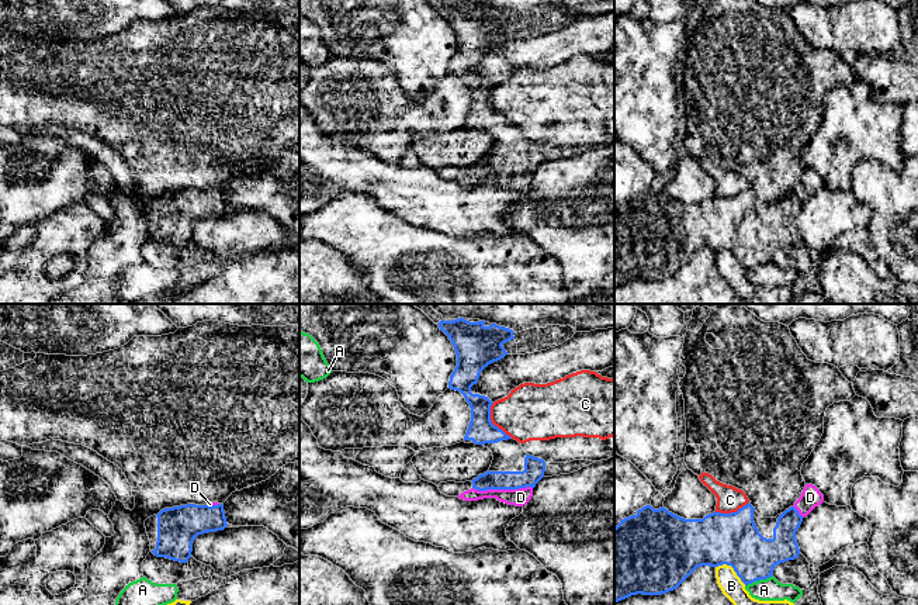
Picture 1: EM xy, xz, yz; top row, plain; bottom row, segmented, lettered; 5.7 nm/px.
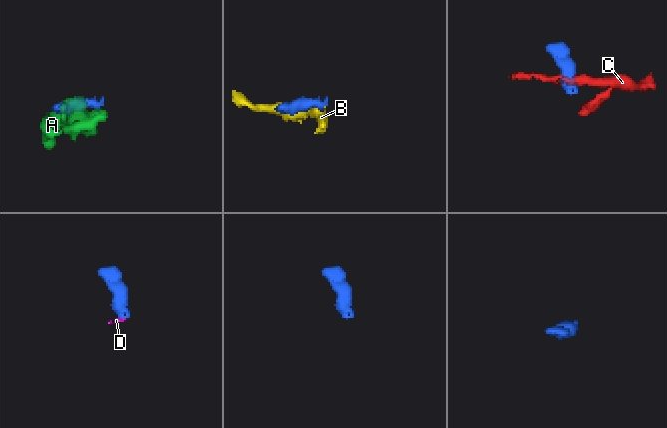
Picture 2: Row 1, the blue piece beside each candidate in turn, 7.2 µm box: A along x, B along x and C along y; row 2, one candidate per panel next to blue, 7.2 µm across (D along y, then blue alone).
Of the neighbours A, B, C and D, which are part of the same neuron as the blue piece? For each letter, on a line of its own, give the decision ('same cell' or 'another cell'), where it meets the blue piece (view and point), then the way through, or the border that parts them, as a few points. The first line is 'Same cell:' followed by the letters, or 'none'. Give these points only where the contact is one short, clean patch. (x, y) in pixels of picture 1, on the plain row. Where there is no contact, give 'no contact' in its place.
Same cell: D
A: another cell | yz (758, 265) | along yz (772, 260), (745, 270)
B: another cell | yz (733, 252)
C: another cell | xz (491, 107)
D: same cell | xz (502, 173) | across xz (534, 152), (515, 172), (502, 173), (512, 173), (520, 182)

